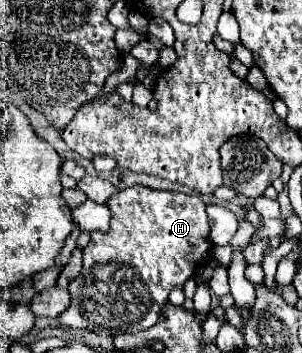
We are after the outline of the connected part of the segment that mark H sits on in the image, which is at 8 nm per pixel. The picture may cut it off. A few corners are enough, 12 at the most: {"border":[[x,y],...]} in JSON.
{"border":[[133,185],[67,287],[67,329],[155,325],[211,255],[197,195]]}

